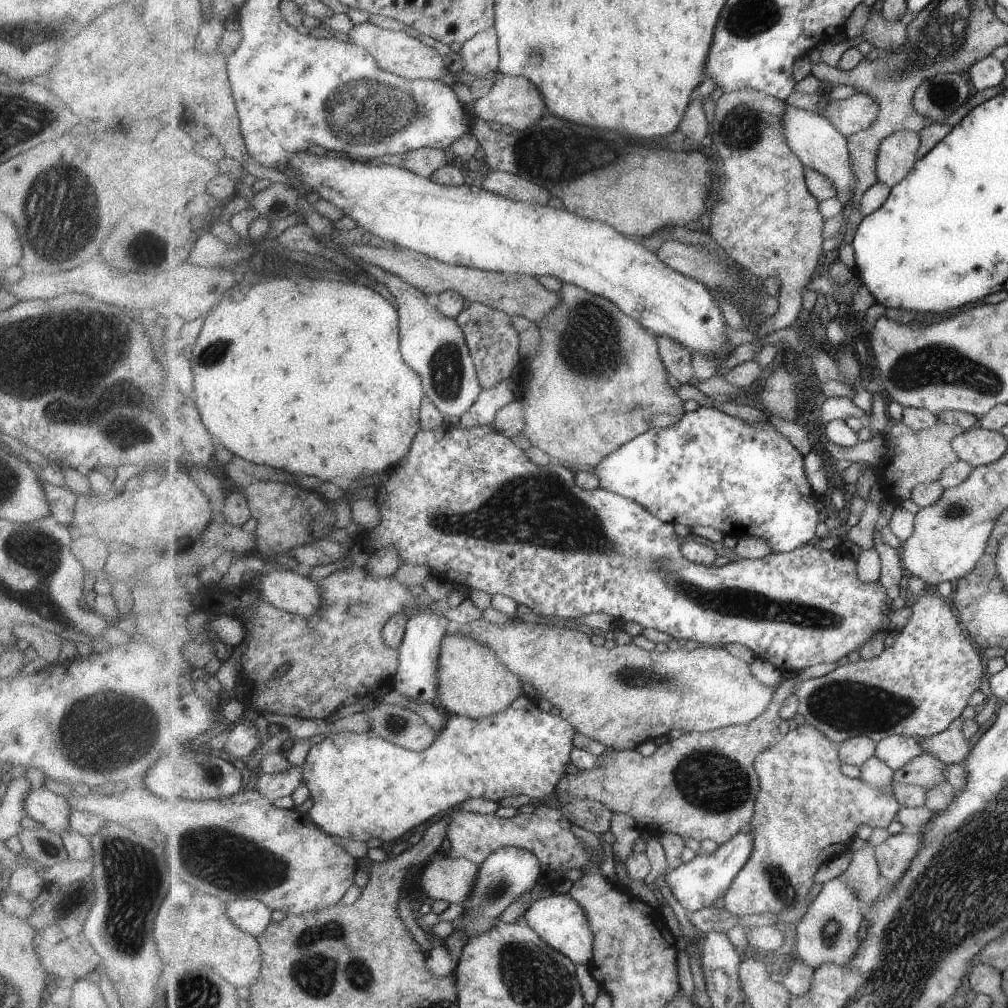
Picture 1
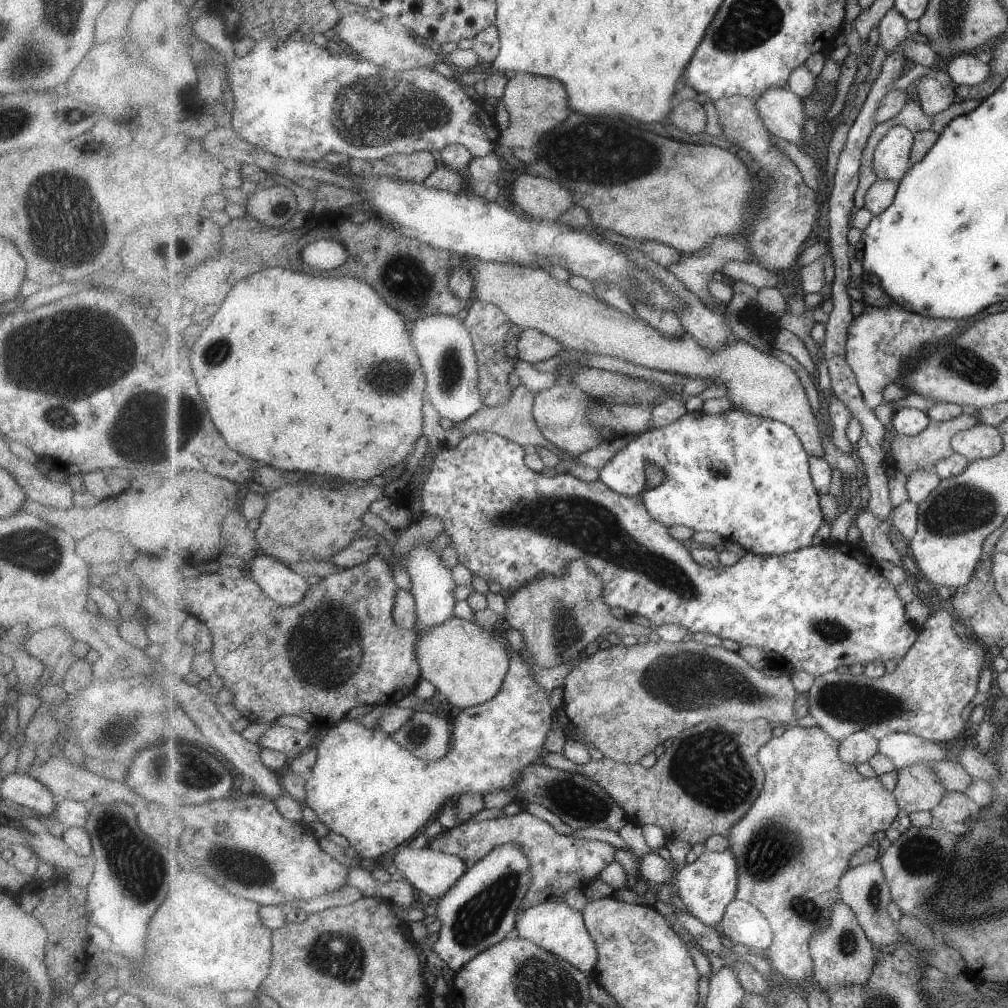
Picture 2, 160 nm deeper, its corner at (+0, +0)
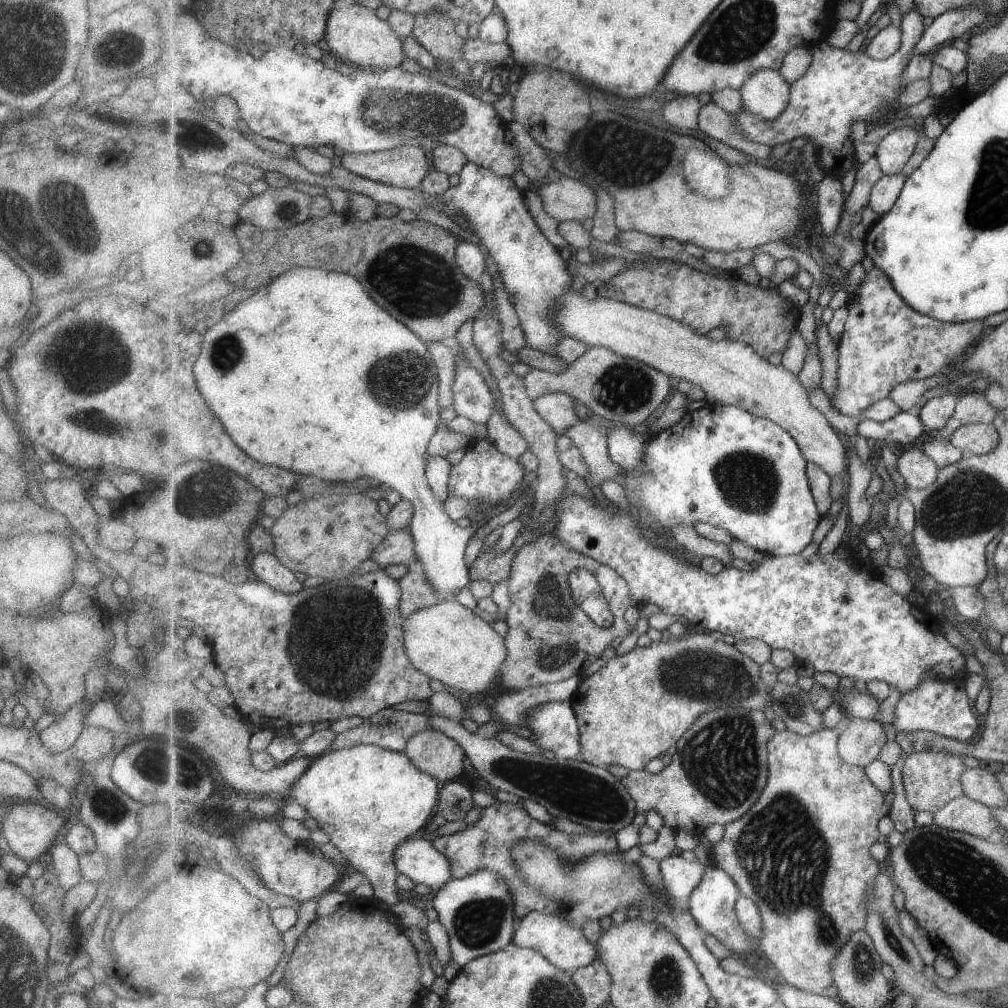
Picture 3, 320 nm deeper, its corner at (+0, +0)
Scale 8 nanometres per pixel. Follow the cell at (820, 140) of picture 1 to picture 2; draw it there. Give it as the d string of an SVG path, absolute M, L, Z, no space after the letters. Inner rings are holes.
M788 87L768 88L755 98L756 107L771 135L802 145L805 102Z

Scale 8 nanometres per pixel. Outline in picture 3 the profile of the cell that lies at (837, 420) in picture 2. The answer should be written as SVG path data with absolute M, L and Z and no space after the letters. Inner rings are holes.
M874 266L862 280L858 292L852 295L849 303L849 318L847 319L840 343L840 371L838 378L838 393L836 394L835 408L841 414L863 419L863 412L867 406L878 403L887 398L897 384L909 380L925 380L935 374L943 373L947 366L961 354L965 348L981 334L983 320L971 320L963 324L949 324L939 322L935 318L923 316L898 293L890 276L877 266Z

